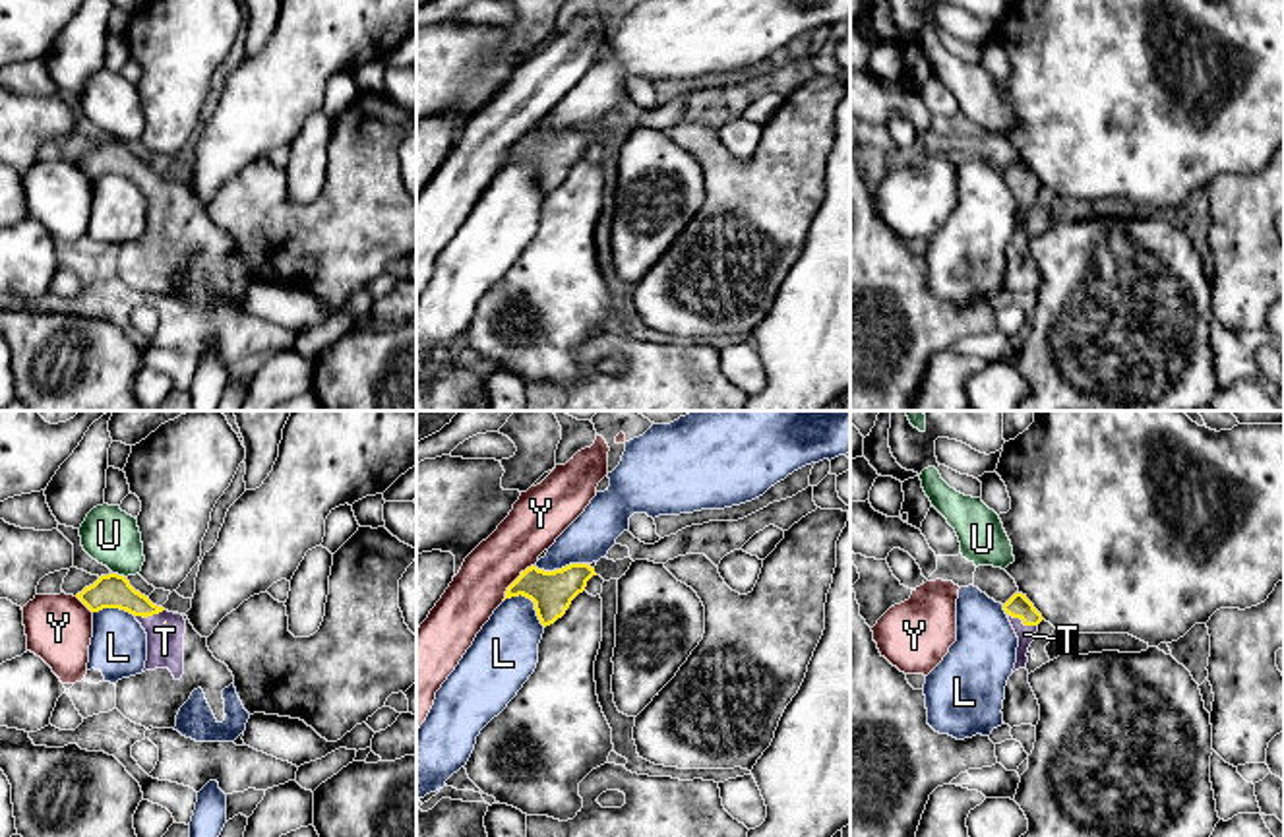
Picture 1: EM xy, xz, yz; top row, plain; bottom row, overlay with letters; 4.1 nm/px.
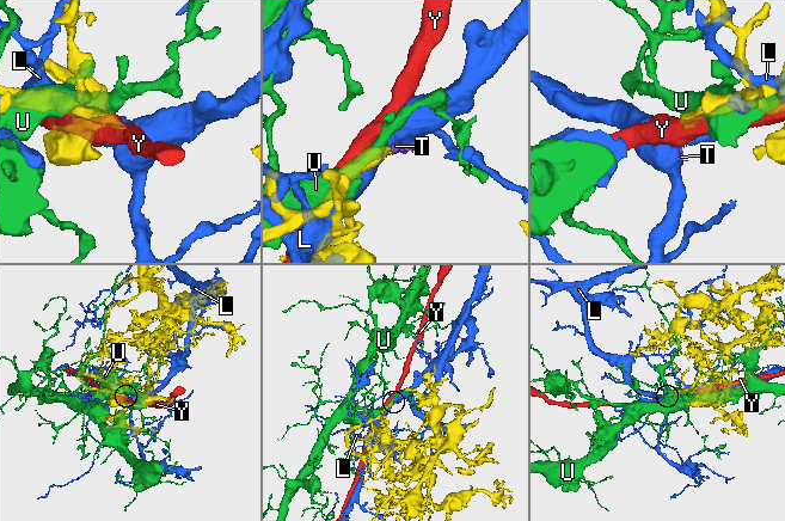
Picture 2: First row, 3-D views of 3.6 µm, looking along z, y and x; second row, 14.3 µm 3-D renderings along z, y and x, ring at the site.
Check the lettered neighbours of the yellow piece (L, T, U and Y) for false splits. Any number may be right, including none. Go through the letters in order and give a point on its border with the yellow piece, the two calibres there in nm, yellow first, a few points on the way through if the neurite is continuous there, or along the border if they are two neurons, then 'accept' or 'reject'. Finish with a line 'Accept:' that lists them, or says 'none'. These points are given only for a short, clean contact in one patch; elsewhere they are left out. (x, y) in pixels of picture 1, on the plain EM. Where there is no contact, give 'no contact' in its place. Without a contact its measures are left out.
L: meets yellow in xz at (531, 165); 180 nm thick on the yellow side, 280 nm on the other; reject
T: meets yellow in yz at (1021, 185); 100 nm thick on the yellow side, 70 nm on the other; runs through yz (1019, 173), (1021, 185), (1025, 200); accept
U: meets yellow in xy at (117, 140); 140 nm thick on the yellow side, 240 nm on the other; reject
Y: meets yellow in xz at (516, 146); 180 nm thick on the yellow side, 220 nm on the other; reject
Accept: T

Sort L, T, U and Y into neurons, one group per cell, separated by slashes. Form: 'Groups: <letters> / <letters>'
Groups: L / T / U / Y

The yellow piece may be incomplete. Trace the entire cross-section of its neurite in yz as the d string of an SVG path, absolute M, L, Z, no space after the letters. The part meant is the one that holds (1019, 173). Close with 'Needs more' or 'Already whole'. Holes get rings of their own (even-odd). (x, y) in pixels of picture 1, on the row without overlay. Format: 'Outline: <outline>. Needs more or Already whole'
Outline: M1015 159L1005 170L1003 176L1019 203L1017 229L1013 240L1005 252L1003 265L1003 289L1013 293L1032 291L1040 287L1040 271L1028 250L1028 213L1036 203L1038 190L1044 186L1042 180L1023 159Z. Needs more

